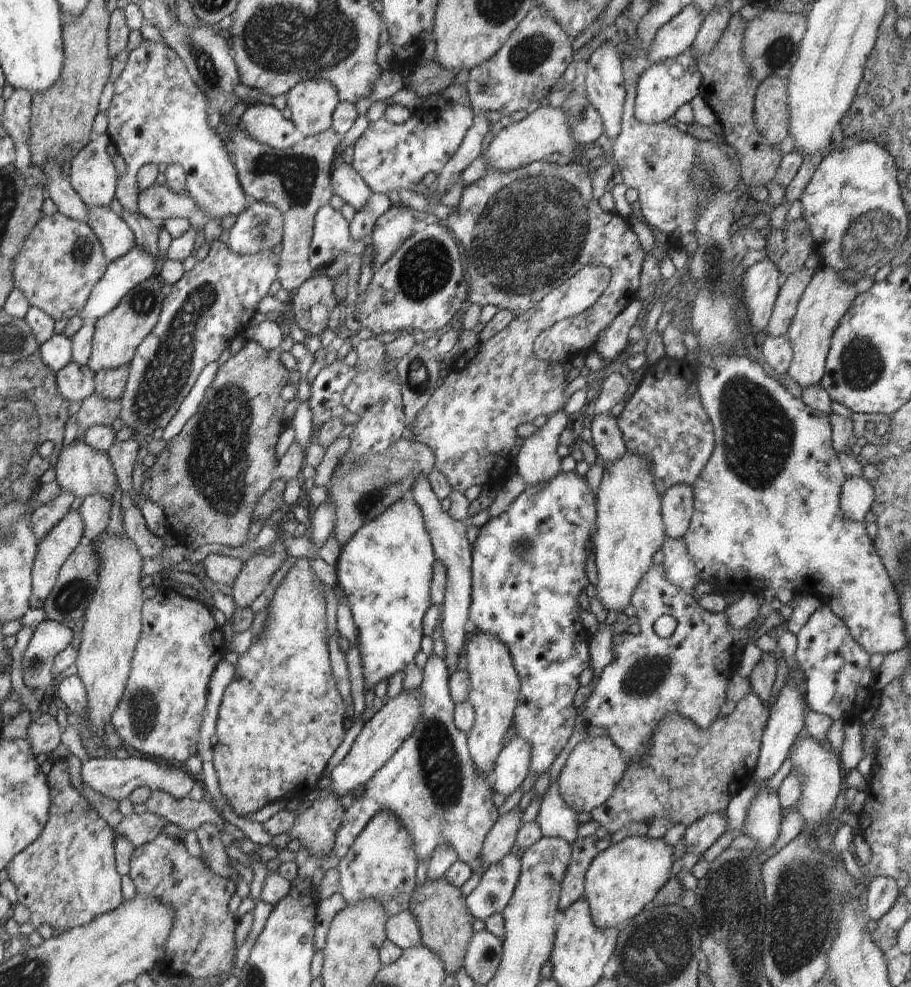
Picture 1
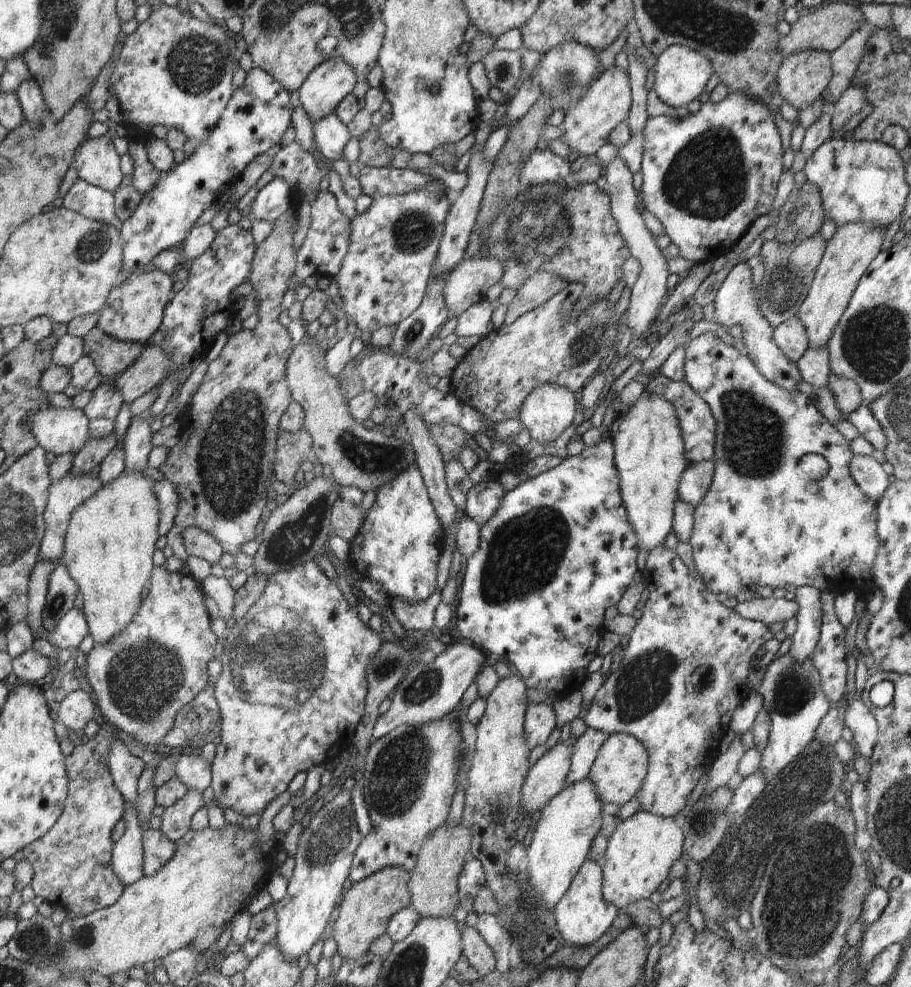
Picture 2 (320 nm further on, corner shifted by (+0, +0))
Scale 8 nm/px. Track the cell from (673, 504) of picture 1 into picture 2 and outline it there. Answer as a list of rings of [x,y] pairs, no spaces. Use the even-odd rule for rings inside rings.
[[[706,460],[700,464],[689,464],[680,476],[678,498],[696,507],[708,492],[714,475],[714,461]]]

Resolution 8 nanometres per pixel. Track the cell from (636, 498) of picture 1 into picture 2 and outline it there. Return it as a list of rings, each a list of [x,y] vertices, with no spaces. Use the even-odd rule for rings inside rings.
[[[642,394],[620,422],[620,428],[612,438],[612,446],[628,524],[632,524],[632,532],[636,532],[638,550],[650,552],[663,544],[673,531],[673,511],[679,500],[678,484],[688,466],[684,460],[684,444],[672,404],[660,396]]]

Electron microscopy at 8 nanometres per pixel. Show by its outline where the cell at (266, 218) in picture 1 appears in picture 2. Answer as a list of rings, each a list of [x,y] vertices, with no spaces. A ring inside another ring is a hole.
[[[274,178],[256,195],[248,217],[252,223],[256,220],[276,222],[291,209],[290,186],[282,178]]]

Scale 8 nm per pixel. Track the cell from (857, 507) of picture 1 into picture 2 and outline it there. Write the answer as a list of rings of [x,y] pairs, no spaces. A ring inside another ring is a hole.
[[[853,455],[849,470],[866,498],[876,502],[882,498],[889,485],[889,475],[882,469],[882,463],[871,456]]]

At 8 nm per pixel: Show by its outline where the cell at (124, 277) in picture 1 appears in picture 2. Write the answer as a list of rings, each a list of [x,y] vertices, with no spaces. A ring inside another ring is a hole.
[[[253,67],[247,72],[244,83],[240,88],[233,90],[232,99],[224,108],[224,112],[222,112],[216,128],[208,136],[208,140],[199,139],[199,145],[194,154],[175,165],[172,170],[160,172],[160,178],[154,184],[154,188],[148,194],[141,196],[140,205],[123,222],[122,229],[120,229],[121,270],[126,270],[130,276],[134,276],[150,268],[151,262],[160,255],[160,252],[170,247],[179,248],[184,238],[190,234],[196,220],[215,204],[217,194],[220,194],[221,189],[233,184],[240,172],[246,168],[246,164],[250,164],[256,156],[264,154],[274,146],[281,146],[282,138],[291,126],[293,107],[290,97],[291,94],[288,90],[282,88],[282,84],[278,84],[276,80],[272,80],[272,76],[268,76],[268,72],[264,72],[262,68]]]

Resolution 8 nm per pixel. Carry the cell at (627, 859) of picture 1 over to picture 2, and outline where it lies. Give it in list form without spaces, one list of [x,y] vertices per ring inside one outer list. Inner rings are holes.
[[[638,810],[628,819],[621,819],[608,841],[602,866],[602,896],[606,904],[625,912],[630,903],[650,898],[668,878],[670,868],[680,860],[684,834],[680,821]]]

